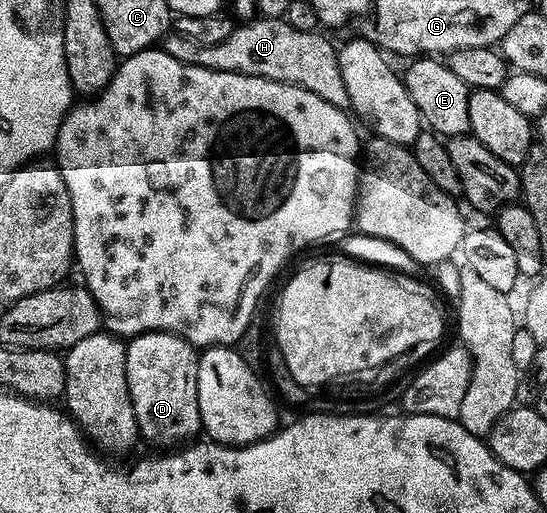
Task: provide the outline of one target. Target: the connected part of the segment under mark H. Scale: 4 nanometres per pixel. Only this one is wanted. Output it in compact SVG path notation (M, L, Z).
M264 17L235 27L226 39L209 43L206 47L185 35L169 33L163 40L163 49L171 57L196 67L290 83L323 97L323 101L331 105L342 109L349 107L347 85L343 85L343 73L339 73L337 47L331 40L324 39L320 30L300 31L284 18Z

